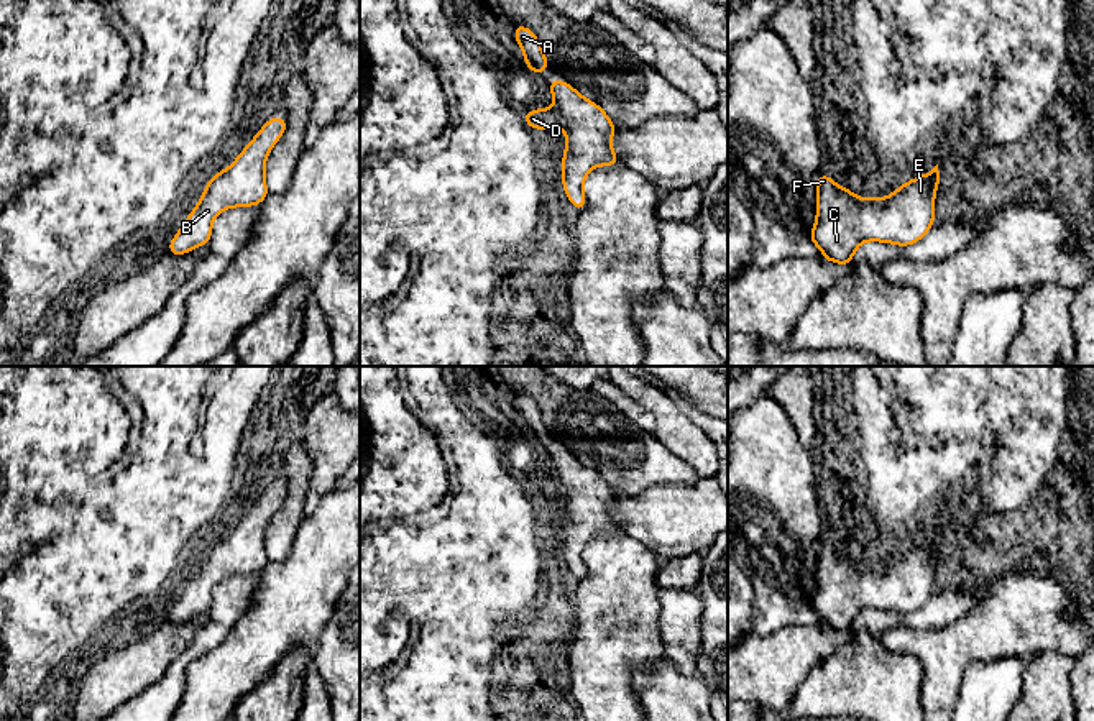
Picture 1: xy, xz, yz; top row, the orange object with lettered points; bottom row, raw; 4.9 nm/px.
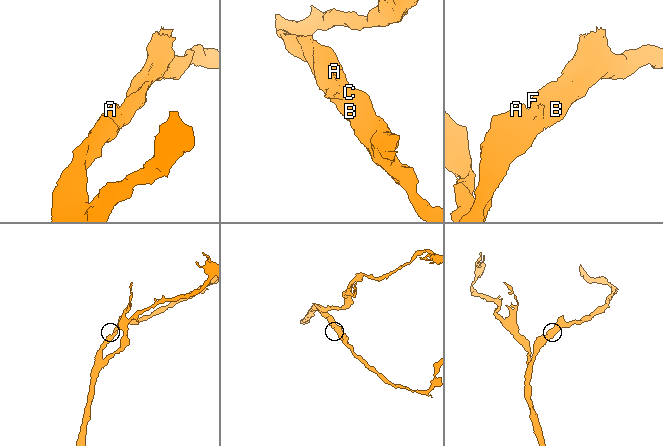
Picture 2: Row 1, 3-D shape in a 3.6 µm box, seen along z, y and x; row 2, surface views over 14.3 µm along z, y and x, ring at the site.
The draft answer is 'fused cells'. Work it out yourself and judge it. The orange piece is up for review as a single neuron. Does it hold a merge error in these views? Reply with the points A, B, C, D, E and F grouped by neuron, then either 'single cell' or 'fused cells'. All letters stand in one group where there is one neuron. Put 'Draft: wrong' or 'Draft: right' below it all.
A B C D E F | single cell
Draft: wrong

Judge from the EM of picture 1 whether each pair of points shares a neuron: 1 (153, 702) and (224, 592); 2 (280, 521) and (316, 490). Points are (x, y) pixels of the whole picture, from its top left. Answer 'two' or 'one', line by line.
1: one
2: two

